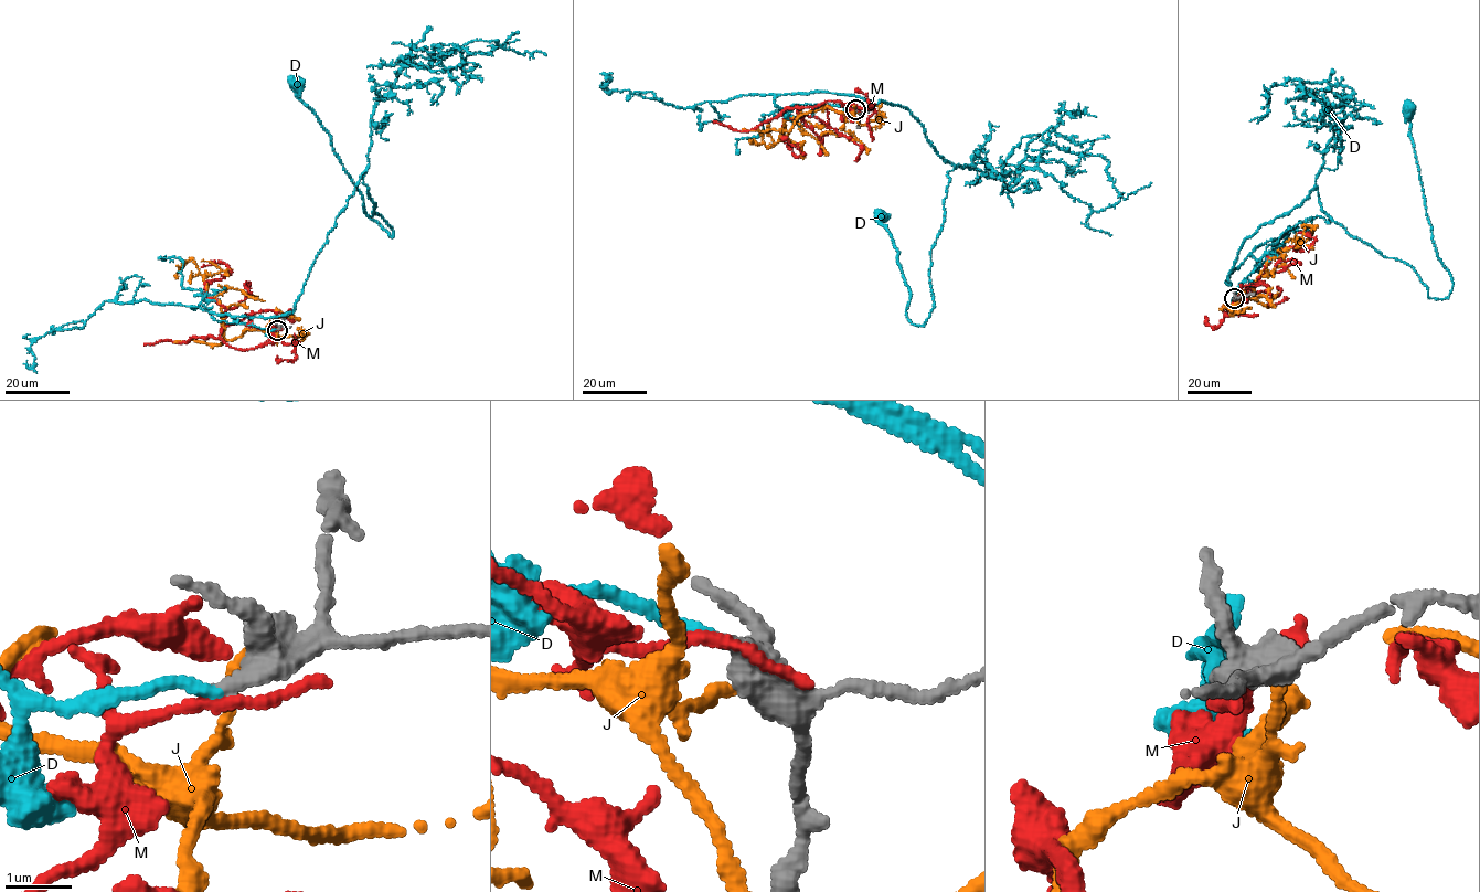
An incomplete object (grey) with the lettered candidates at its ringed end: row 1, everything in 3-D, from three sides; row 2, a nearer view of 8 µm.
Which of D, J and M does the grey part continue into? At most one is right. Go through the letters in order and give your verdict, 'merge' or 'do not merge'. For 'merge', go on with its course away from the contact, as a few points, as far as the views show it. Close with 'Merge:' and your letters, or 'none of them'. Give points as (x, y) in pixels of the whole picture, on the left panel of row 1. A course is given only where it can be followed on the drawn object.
D: merge | via (277, 330), (192, 307), (288, 314), (365, 169), (372, 215), (394, 235), (364, 211), (295, 82)
J: do not merge
M: do not merge
Merge: D

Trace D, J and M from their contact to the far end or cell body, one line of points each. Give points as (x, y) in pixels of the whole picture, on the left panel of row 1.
D: (277, 330), (192, 307), (288, 314), (365, 169), (372, 215), (394, 235), (364, 211), (295, 82)
J: (278, 328), (275, 333), (246, 329), (225, 340), (219, 304), (206, 294), (193, 261), (184, 264), (176, 279)
M: (277, 330), (259, 347), (227, 346), (220, 333), (225, 308), (208, 298), (204, 285), (230, 269), (202, 267)

